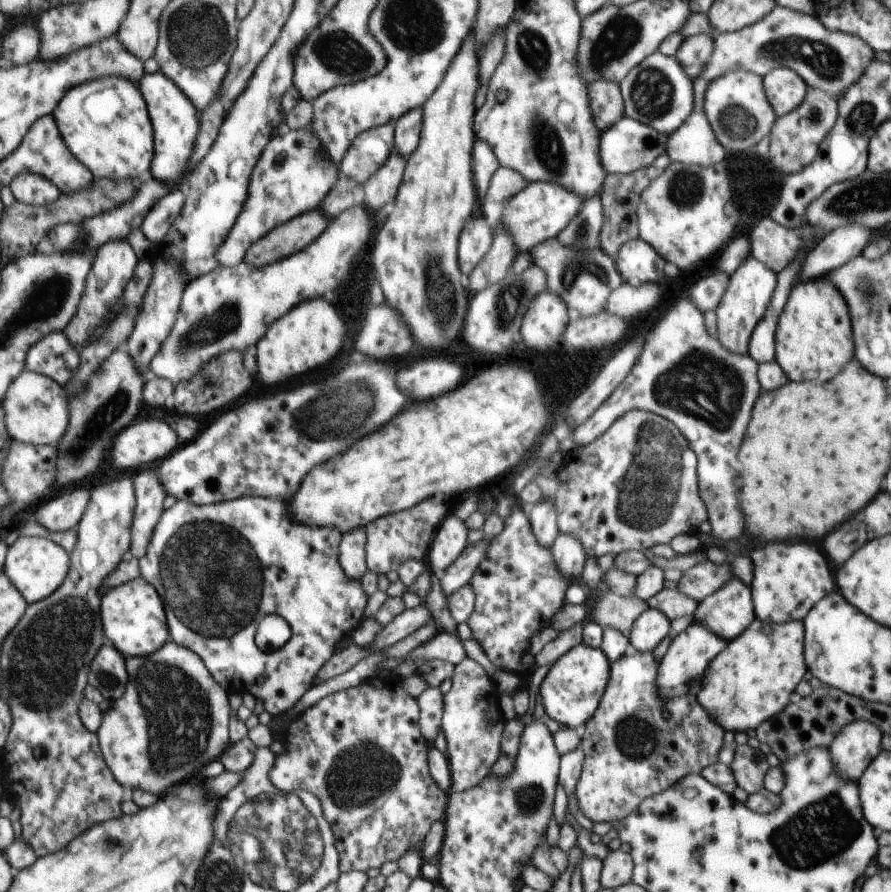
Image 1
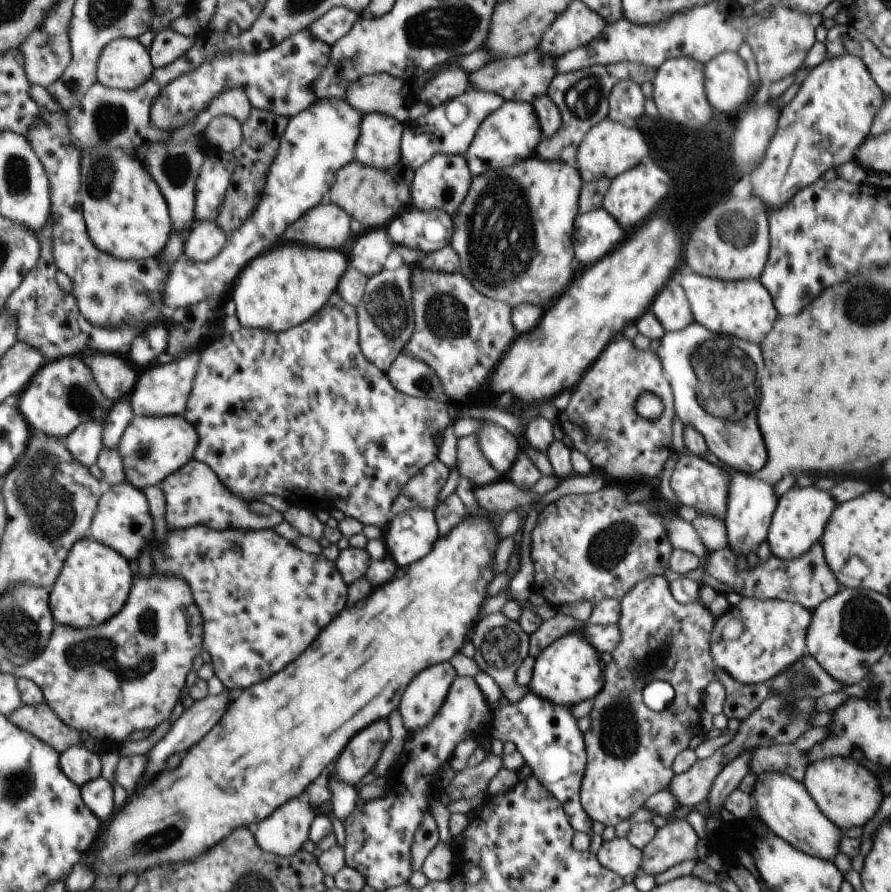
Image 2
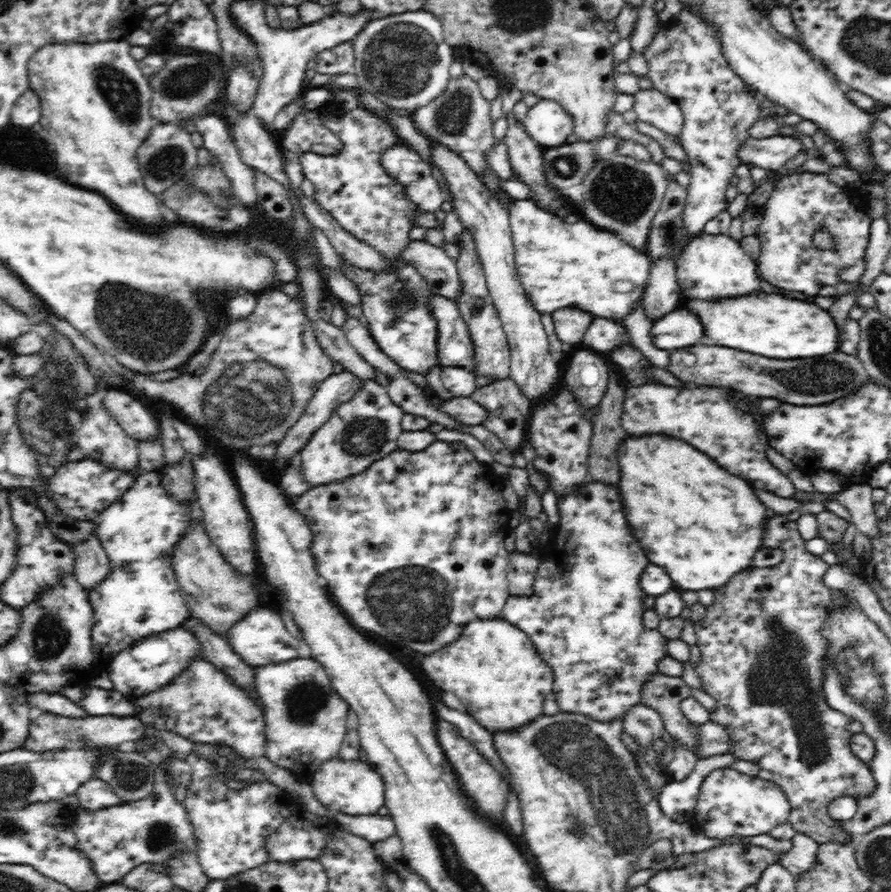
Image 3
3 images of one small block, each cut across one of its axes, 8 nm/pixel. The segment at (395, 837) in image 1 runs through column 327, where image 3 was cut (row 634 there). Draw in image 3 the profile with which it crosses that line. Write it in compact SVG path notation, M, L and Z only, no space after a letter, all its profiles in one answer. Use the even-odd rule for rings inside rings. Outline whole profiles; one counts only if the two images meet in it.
M774 516L768 520L768 526L766 526L766 546L768 548L780 548L784 551L784 560L777 566L772 566L768 569L768 572L754 572L754 570L748 570L748 572L740 572L736 576L736 580L730 580L730 584L726 584L726 588L718 588L718 590L712 590L714 592L714 600L710 606L706 606L706 618L700 622L700 624L694 625L694 631L696 636L704 636L710 634L710 636L728 636L734 628L736 628L736 622L744 622L744 624L750 624L750 620L758 620L758 638L730 638L728 636L728 644L734 644L734 646L728 646L728 648L736 648L736 644L742 644L742 654L700 654L700 662L694 666L696 672L698 672L701 682L702 690L710 694L717 701L717 708L710 711L710 721L716 721L726 727L728 735L730 735L730 747L732 750L727 752L732 753L736 759L742 759L756 763L762 770L769 770L772 772L772 781L774 781L780 788L786 793L792 810L788 819L788 823L796 829L798 833L804 833L806 836L813 838L818 844L827 843L828 841L838 841L838 843L847 843L853 840L852 836L846 834L830 816L828 813L828 804L835 798L852 796L857 799L874 792L875 778L870 770L869 763L857 757L850 748L851 736L854 733L848 732L846 726L852 721L856 721L850 716L846 716L844 713L838 712L836 709L832 709L824 696L824 691L821 690L821 684L823 679L823 667L824 660L829 657L830 648L827 644L827 640L821 635L820 627L823 620L827 617L827 614L842 601L842 605L847 605L849 602L845 600L845 596L838 589L828 588L823 582L823 576L826 569L830 566L822 560L821 556L814 556L806 549L806 541L801 538L799 531L797 530L797 523L788 520L786 516Z

